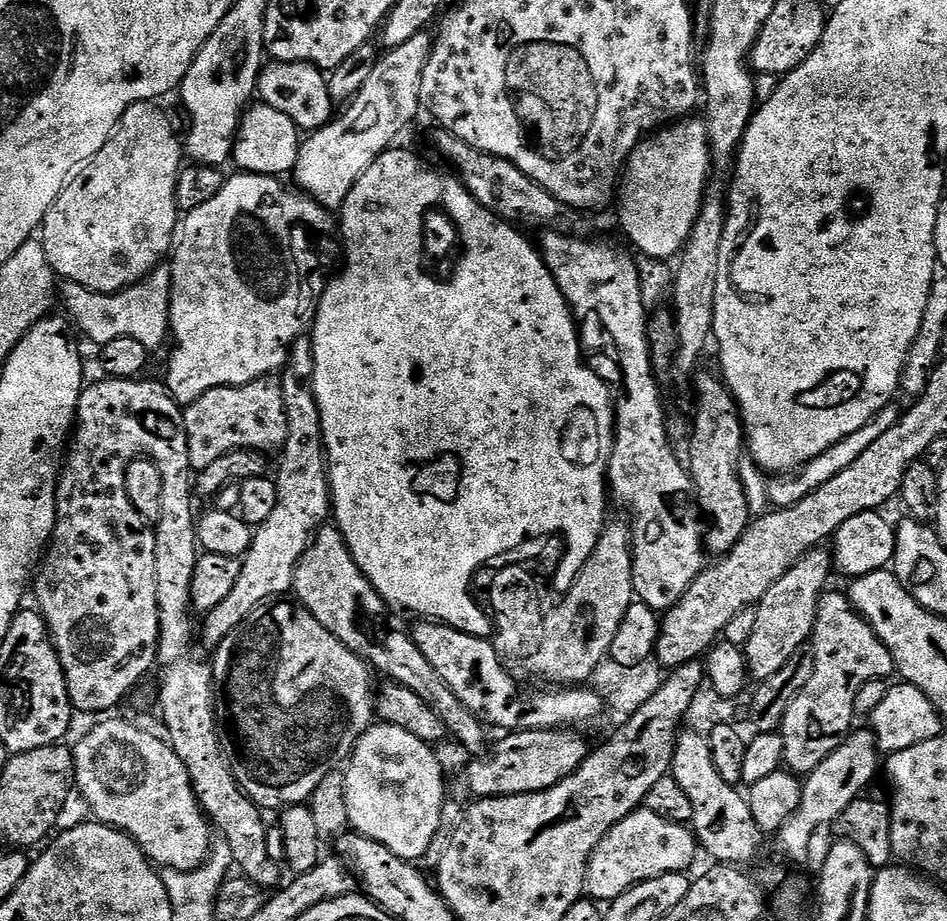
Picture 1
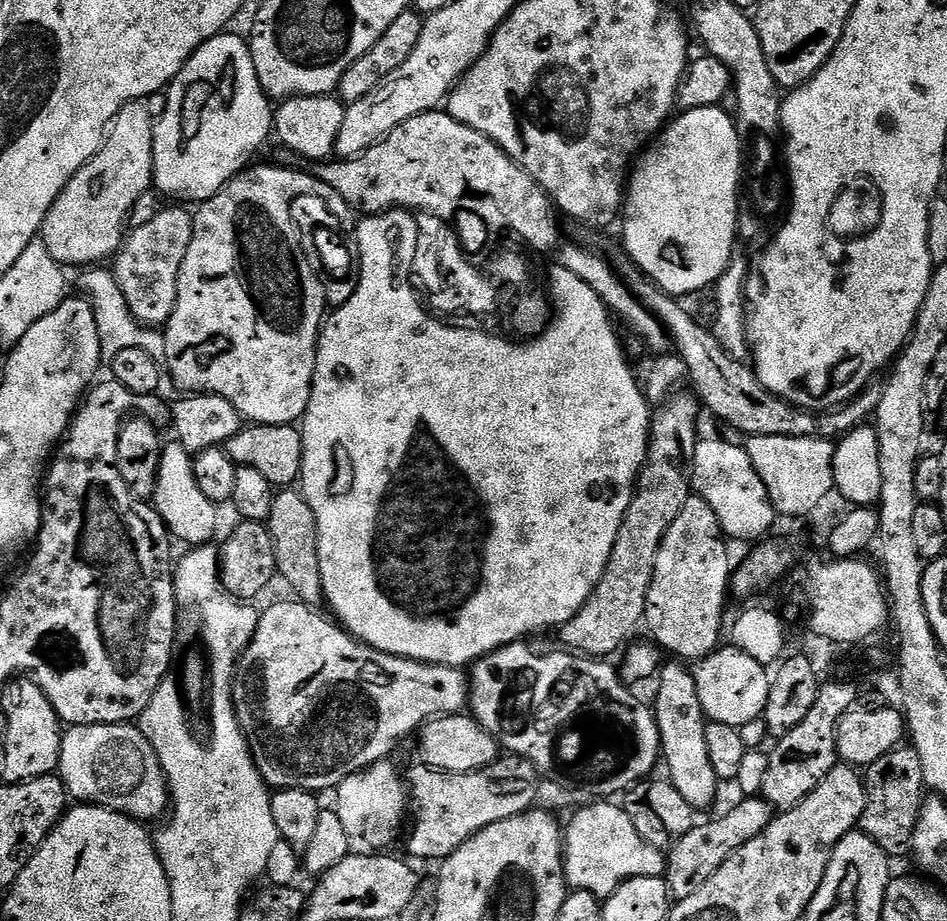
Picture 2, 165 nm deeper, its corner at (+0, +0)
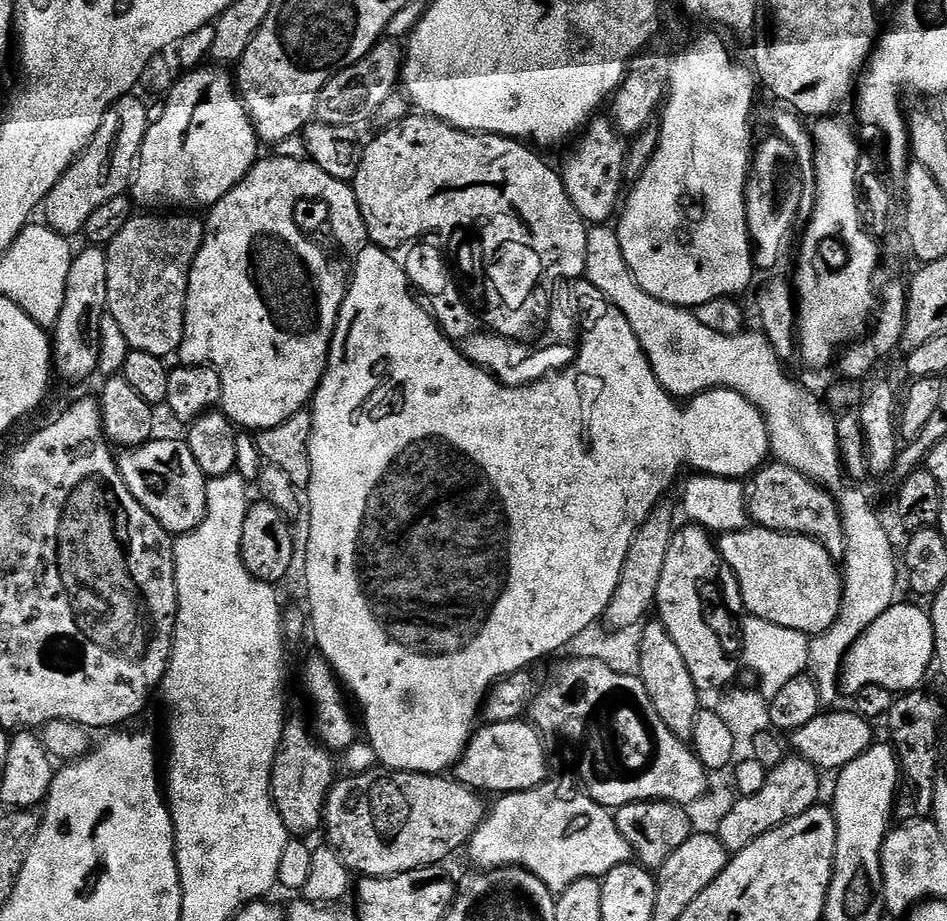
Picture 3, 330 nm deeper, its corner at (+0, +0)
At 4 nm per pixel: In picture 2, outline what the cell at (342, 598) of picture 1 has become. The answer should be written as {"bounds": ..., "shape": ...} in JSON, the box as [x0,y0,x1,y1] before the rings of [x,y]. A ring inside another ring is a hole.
{"bounds":[267,490,324,606],"shape":[[[280,490],[274,498],[274,506],[267,520],[268,533],[274,542],[276,570],[279,579],[285,580],[293,588],[295,595],[303,603],[316,606],[324,600],[322,570],[318,558],[318,538],[314,510],[306,502],[303,492],[299,490]],[[319,602],[319,603],[318,603]]]}

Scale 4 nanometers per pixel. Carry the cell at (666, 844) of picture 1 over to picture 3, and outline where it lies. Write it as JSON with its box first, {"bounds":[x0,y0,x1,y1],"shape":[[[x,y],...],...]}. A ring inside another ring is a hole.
{"bounds":[466,782,633,894],"shape":[[[545,782],[538,785],[536,788],[531,788],[525,792],[510,792],[499,797],[500,800],[496,805],[489,807],[485,811],[483,820],[480,821],[479,826],[477,826],[475,832],[472,833],[471,840],[468,841],[466,845],[466,853],[473,860],[475,867],[480,870],[491,870],[494,868],[525,868],[530,874],[537,876],[541,882],[548,887],[554,894],[559,894],[564,892],[570,887],[574,882],[578,882],[582,878],[587,876],[593,878],[603,878],[610,870],[614,870],[614,866],[619,864],[629,863],[633,859],[632,847],[630,842],[626,842],[626,838],[622,838],[622,834],[618,830],[616,825],[616,817],[613,815],[609,809],[602,807],[598,802],[594,802],[586,793],[582,790],[575,790],[576,792],[571,792],[570,789],[555,788],[552,782]]]}

